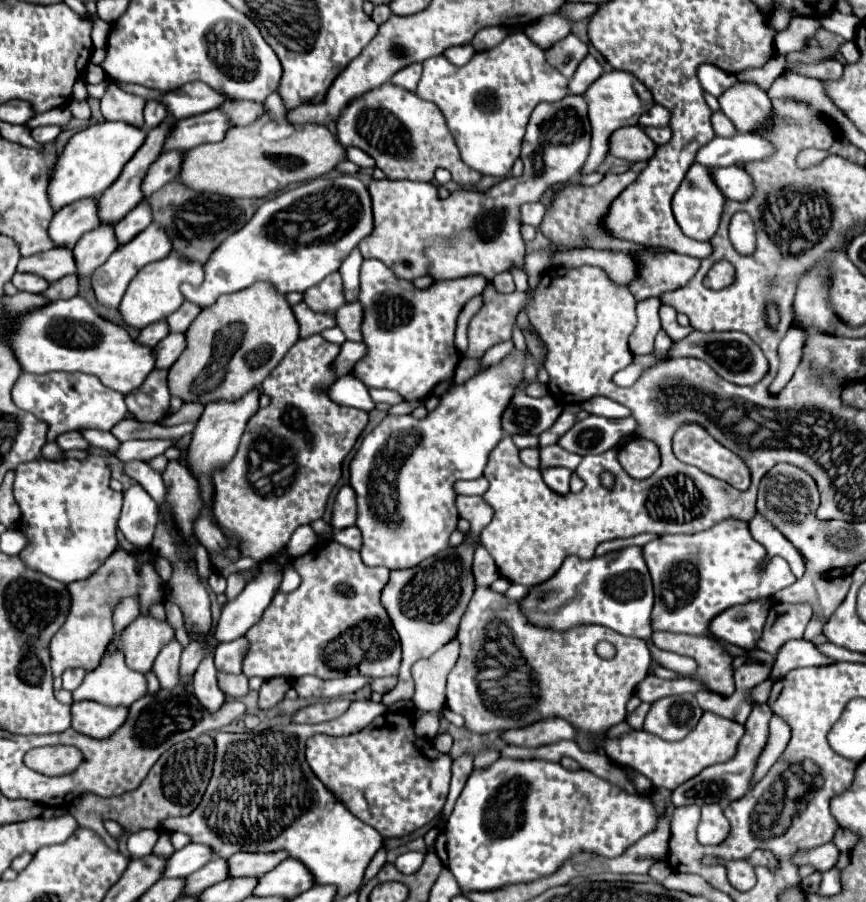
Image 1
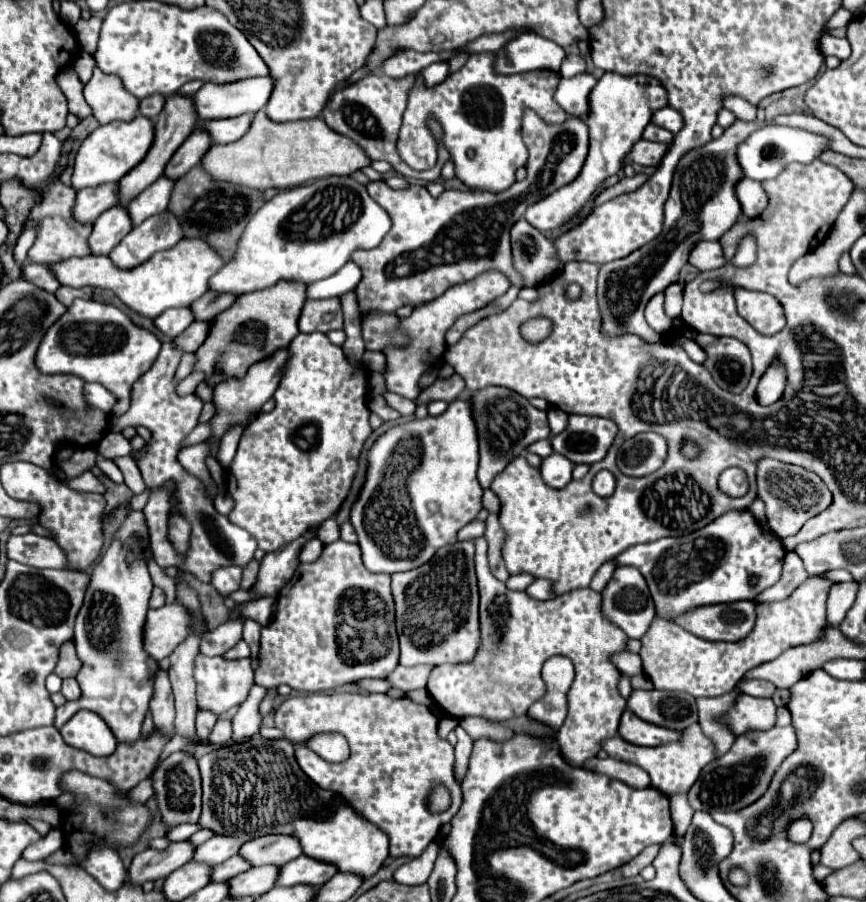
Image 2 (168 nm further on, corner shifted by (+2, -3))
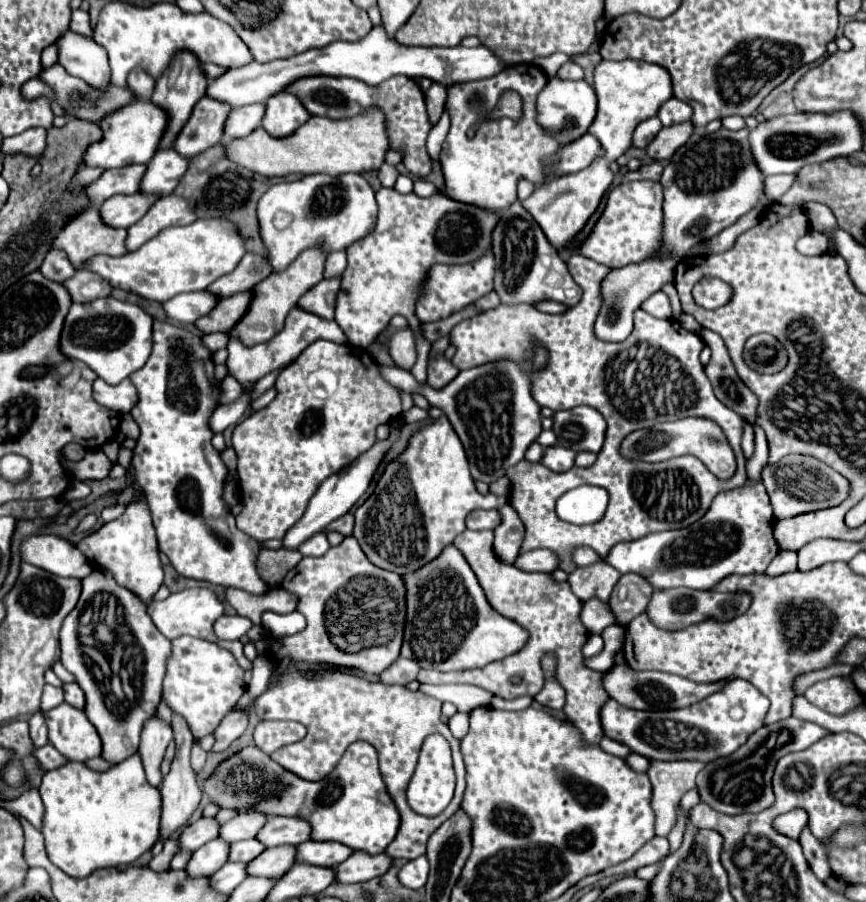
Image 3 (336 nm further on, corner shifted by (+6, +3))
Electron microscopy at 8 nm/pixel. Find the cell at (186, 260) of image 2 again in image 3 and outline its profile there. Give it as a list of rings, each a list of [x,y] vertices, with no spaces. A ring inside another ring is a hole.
[[[197,219],[187,227],[163,229],[141,249],[125,253],[123,257],[95,255],[93,259],[87,259],[81,269],[99,273],[99,277],[109,281],[111,287],[121,287],[149,301],[163,303],[179,293],[207,289],[215,279],[233,271],[243,255],[243,241],[237,233],[237,227],[231,221]]]

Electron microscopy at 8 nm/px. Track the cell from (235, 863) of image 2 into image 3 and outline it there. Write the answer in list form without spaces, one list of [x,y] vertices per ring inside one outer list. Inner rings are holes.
[[[247,839],[247,841],[237,841],[231,845],[229,849],[229,861],[243,861],[249,863],[253,857],[257,857],[265,847],[255,841],[255,839]]]

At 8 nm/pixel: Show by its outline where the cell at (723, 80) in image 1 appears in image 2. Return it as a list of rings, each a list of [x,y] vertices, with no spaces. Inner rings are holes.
[[[727,97],[725,99],[725,107],[729,109],[729,111],[733,111],[735,113],[735,117],[737,119],[743,119],[743,121],[755,121],[755,107],[753,105],[749,105],[745,99],[741,99],[741,97]]]

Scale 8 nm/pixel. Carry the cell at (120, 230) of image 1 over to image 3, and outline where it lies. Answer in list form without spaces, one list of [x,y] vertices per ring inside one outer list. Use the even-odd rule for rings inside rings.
[[[175,149],[157,151],[155,157],[147,163],[147,173],[143,175],[139,191],[157,197],[171,195],[183,173],[187,171],[187,163],[189,161],[177,155]]]

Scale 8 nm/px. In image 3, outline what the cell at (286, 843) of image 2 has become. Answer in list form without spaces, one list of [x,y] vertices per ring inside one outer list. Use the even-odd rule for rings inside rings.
[[[269,817],[263,829],[257,833],[257,841],[261,841],[267,849],[277,845],[293,845],[307,841],[311,833],[309,823],[299,817]]]

